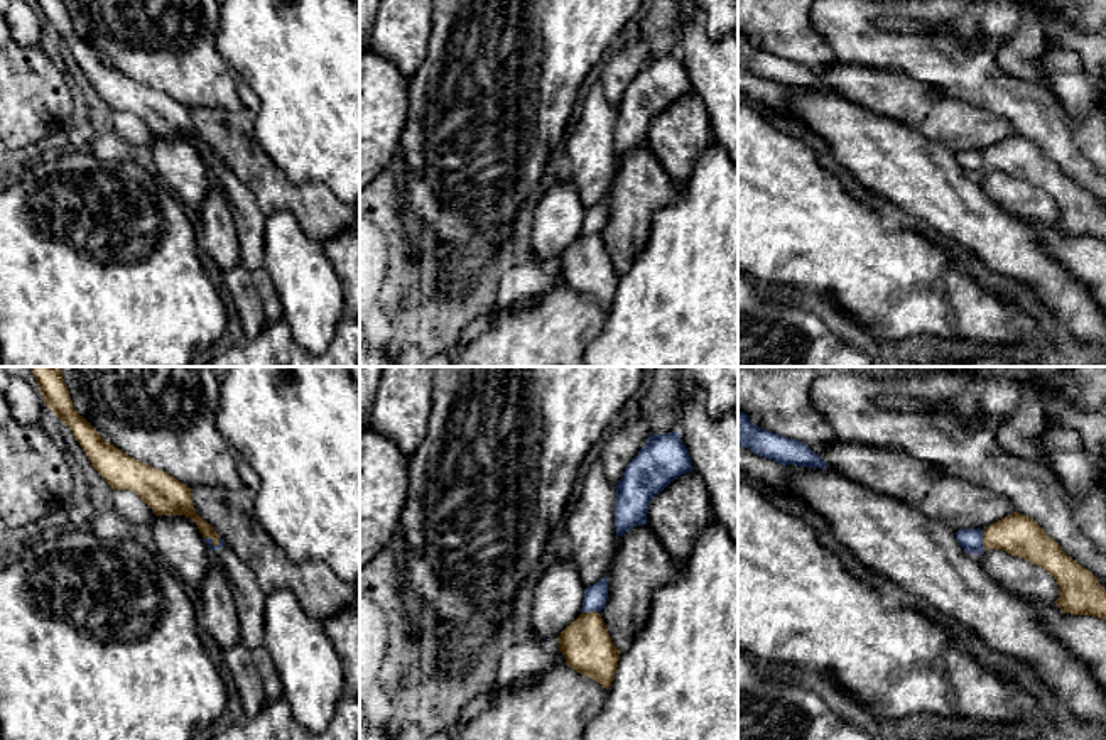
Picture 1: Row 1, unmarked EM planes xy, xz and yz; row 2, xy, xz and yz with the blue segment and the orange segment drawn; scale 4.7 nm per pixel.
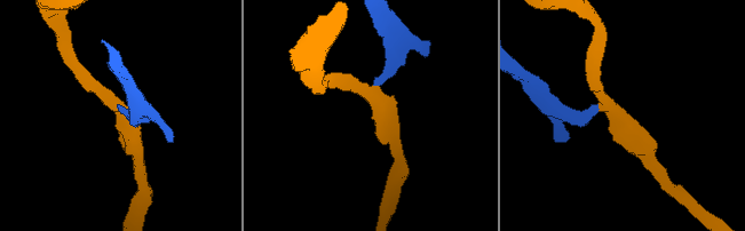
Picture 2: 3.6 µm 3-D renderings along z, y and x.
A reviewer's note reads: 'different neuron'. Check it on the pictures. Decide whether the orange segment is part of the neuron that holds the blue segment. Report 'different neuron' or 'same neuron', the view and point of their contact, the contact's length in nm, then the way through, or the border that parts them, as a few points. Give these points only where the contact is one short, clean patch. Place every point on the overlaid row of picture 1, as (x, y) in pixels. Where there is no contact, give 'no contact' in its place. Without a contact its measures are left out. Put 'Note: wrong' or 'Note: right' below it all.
different neuron; meets blue in yz at (981, 541); contact 100 nm long; border along yz (981, 531), (985, 549)
Note: right

